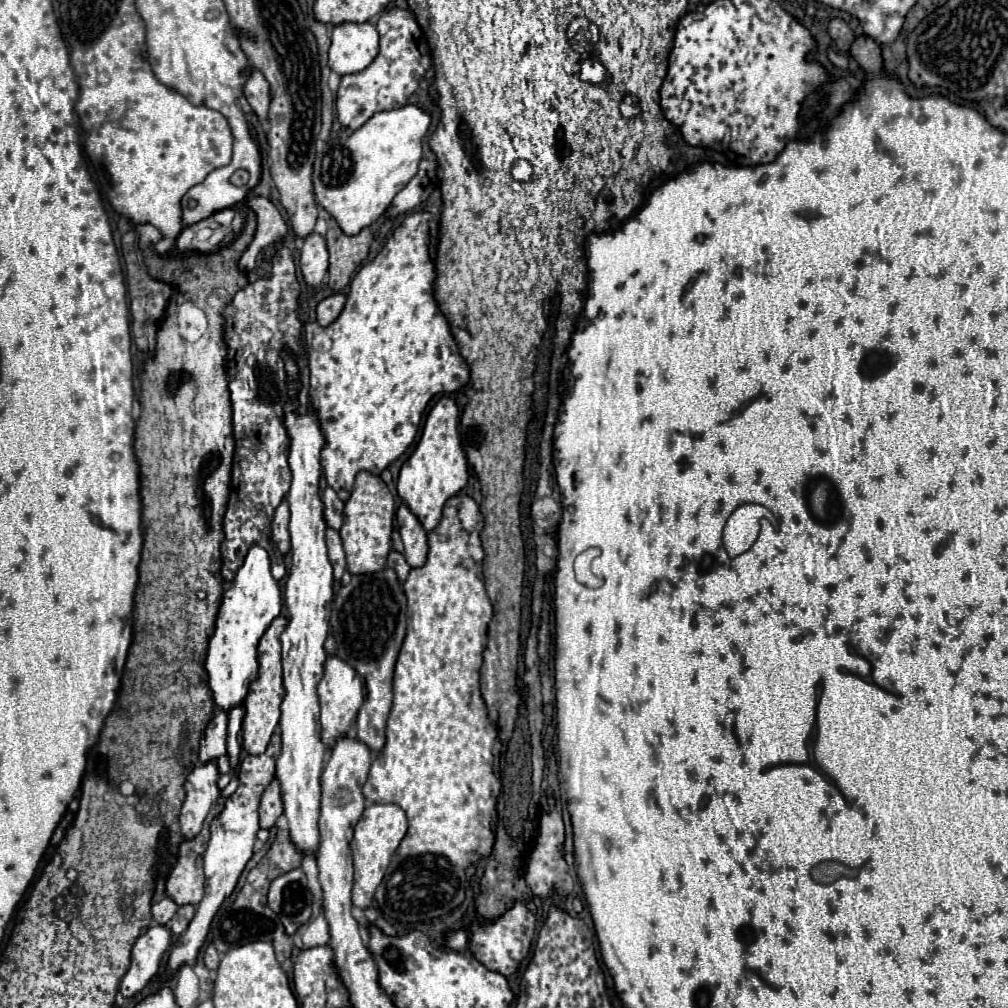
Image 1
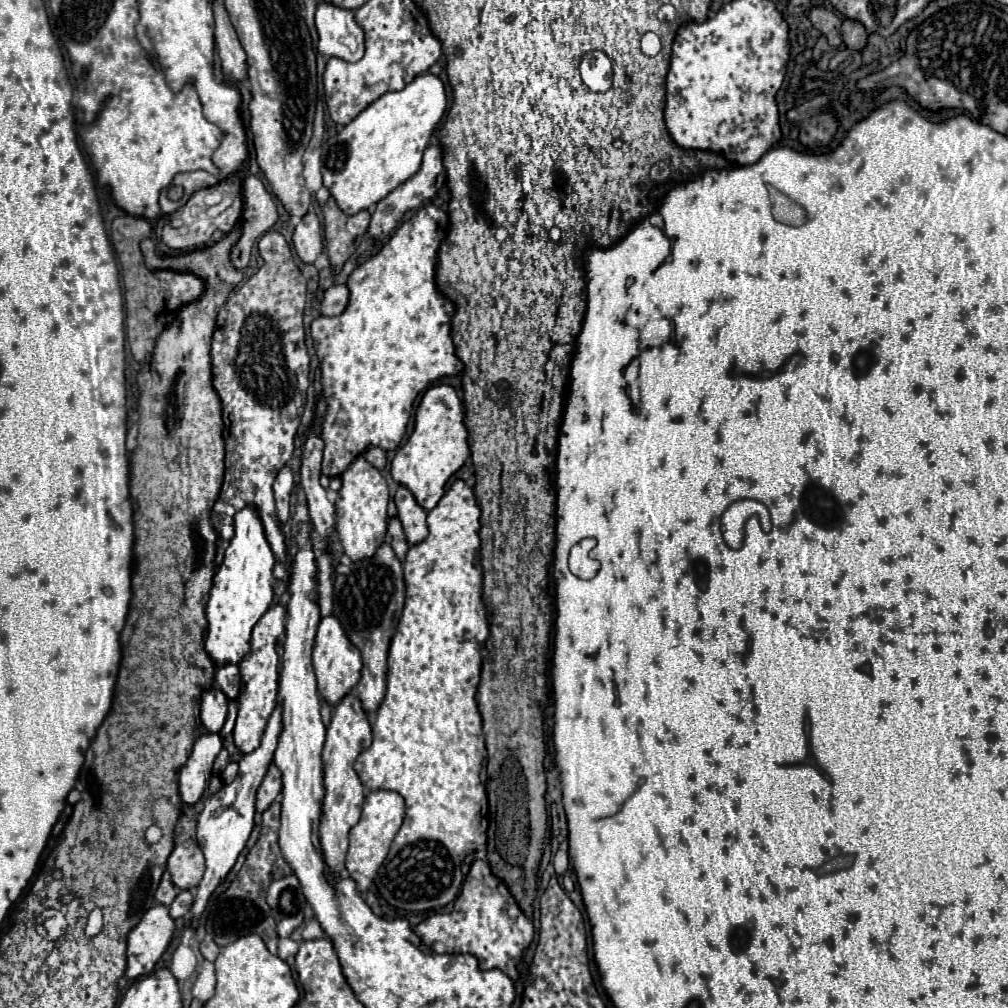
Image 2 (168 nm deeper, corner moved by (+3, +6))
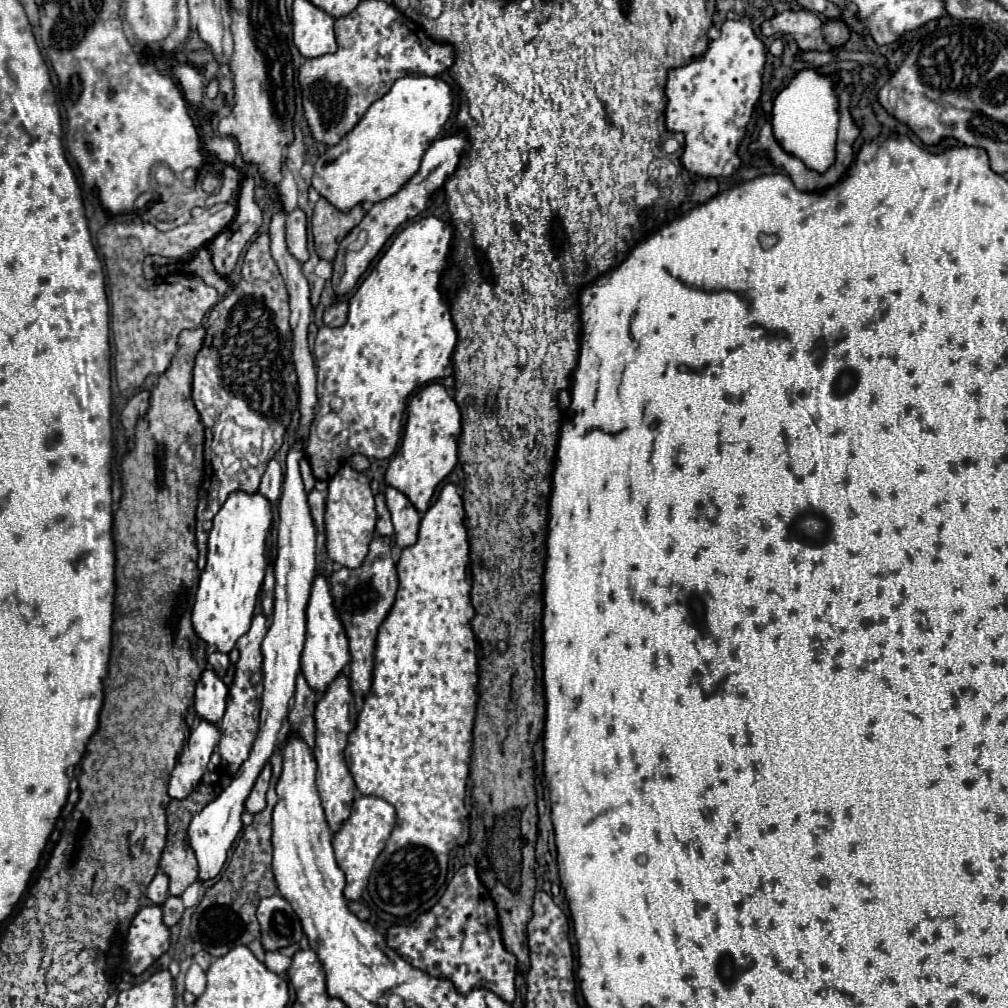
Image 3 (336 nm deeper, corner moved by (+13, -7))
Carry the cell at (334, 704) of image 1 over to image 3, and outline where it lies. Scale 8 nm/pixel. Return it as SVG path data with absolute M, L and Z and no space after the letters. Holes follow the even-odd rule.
M317 575L311 587L311 597L307 603L307 637L305 637L305 649L301 653L301 671L307 679L307 683L323 693L327 685L341 673L341 669L349 663L349 641L343 629L343 623L335 611L333 595L327 579L323 575Z

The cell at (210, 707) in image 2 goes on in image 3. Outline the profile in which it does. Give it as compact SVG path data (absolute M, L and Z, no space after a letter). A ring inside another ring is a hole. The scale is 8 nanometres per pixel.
M205 669L201 679L197 681L195 691L197 715L205 717L207 721L219 723L225 713L225 699L227 699L227 685L213 669Z

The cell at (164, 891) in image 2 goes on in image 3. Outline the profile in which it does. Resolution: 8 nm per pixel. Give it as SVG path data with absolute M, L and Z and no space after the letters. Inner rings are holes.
M157 873L155 879L149 883L147 887L147 897L151 899L151 903L155 905L163 905L163 901L169 897L169 879L165 873Z

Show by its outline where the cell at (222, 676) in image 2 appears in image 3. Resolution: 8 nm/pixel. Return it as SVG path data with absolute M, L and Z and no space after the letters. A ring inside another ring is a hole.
M211 651L207 659L209 659L209 665L211 665L213 669L217 669L217 675L219 675L219 677L223 677L223 675L225 675L225 671L227 671L227 667L229 667L229 657L227 657L227 653Z

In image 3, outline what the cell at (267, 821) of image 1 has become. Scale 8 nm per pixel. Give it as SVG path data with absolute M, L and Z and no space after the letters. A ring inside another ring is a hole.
M267 763L263 767L263 771L259 773L247 801L245 801L245 809L249 813L259 813L261 809L265 809L265 793L267 793L267 787L269 787L269 779L271 779L271 763Z

